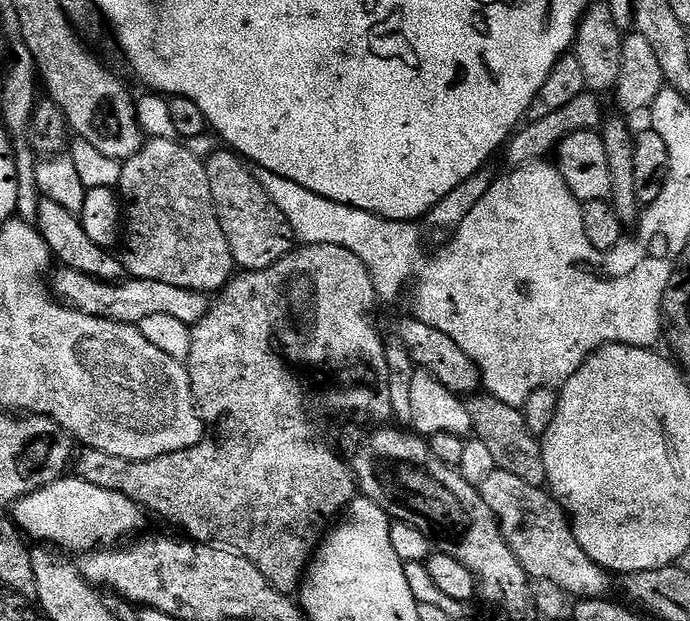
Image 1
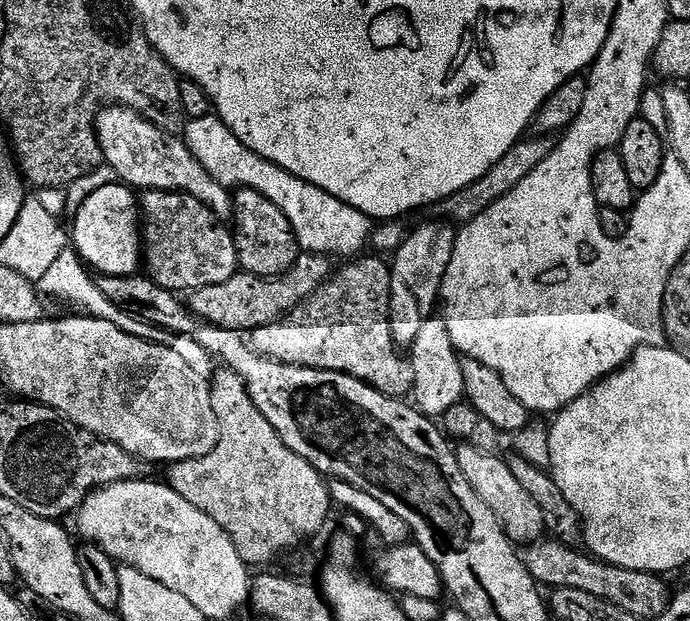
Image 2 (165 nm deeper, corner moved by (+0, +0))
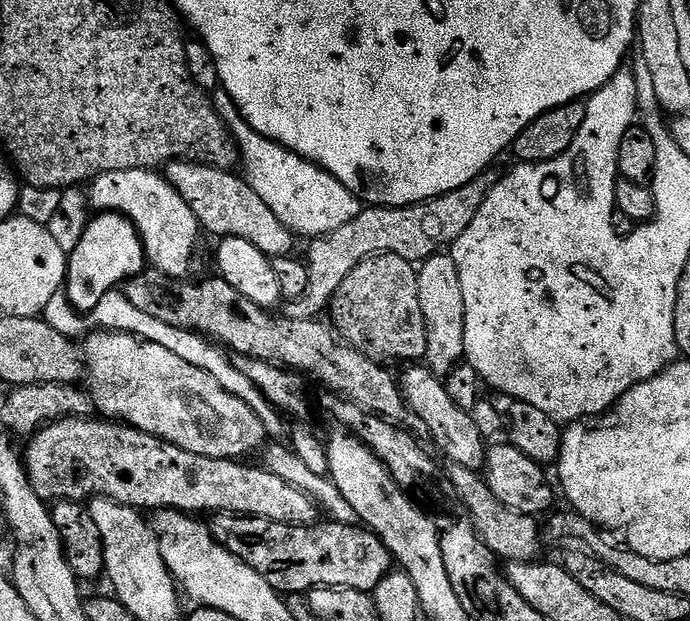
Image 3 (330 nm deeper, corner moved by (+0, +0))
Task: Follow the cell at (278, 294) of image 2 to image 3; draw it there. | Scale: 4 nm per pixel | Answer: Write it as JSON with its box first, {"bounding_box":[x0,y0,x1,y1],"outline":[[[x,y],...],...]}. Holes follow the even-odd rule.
{"bounding_box":[282,170,501,320],"outline":[[[489,170],[474,178],[474,182],[466,182],[458,190],[450,190],[450,194],[442,194],[438,198],[430,198],[426,202],[418,202],[401,208],[365,207],[354,218],[354,222],[346,222],[346,226],[334,230],[334,234],[315,237],[308,248],[306,263],[310,282],[306,282],[306,291],[296,300],[287,301],[282,312],[287,319],[302,318],[315,320],[325,315],[332,303],[332,295],[346,282],[346,274],[354,270],[367,256],[378,254],[398,254],[398,258],[406,258],[413,262],[429,260],[441,250],[447,249],[474,222],[474,214],[482,210],[482,202],[486,202],[488,191],[499,182],[501,173]]]}

